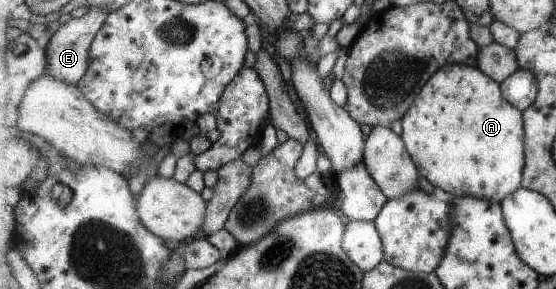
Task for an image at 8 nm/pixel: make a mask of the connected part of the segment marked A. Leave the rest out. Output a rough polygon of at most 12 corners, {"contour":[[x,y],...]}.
{"contour":[[478,66],[436,72],[401,124],[420,175],[501,204],[524,111]]}

